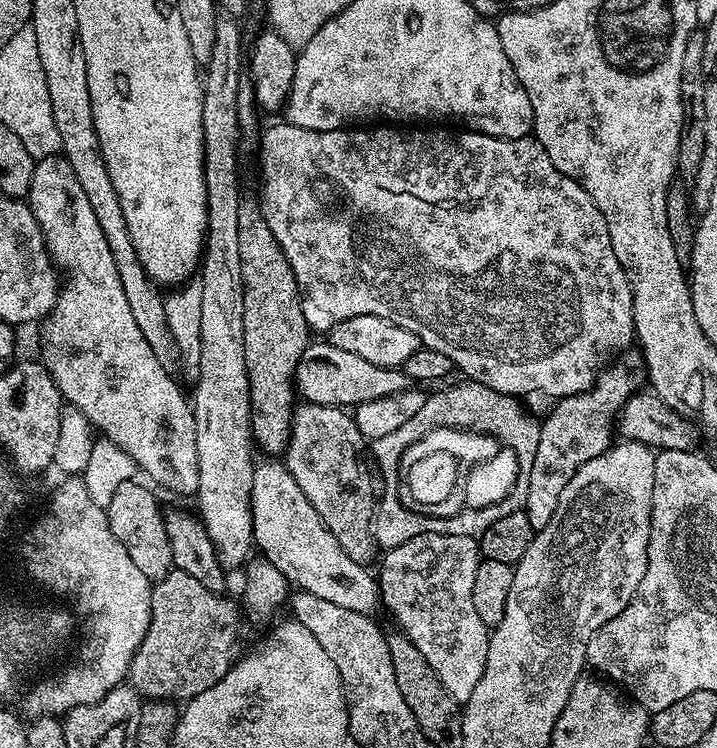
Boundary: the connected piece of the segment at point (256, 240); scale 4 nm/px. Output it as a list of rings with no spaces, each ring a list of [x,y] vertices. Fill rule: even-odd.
[[[241,199],[238,210],[238,251],[242,257],[244,283],[244,353],[248,393],[252,403],[252,438],[257,449],[276,458],[288,447],[292,413],[298,400],[294,387],[296,367],[310,343],[310,329],[302,314],[302,302],[294,270],[282,254],[259,203]]]

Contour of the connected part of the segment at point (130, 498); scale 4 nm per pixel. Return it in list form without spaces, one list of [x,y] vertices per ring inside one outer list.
[[[133,478],[118,486],[106,509],[108,525],[114,538],[126,546],[126,554],[130,554],[134,566],[138,566],[138,570],[142,570],[148,580],[155,582],[173,569],[170,540],[166,538],[164,515],[162,508],[156,505],[156,496],[151,492],[153,489],[147,483],[139,484],[138,481]]]

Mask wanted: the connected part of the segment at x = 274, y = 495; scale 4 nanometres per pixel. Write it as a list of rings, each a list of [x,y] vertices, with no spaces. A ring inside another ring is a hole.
[[[272,458],[265,461],[265,464],[257,463],[252,473],[252,538],[255,547],[261,548],[265,552],[261,553],[268,562],[288,579],[289,585],[295,586],[299,591],[326,598],[326,602],[334,602],[334,606],[343,606],[346,610],[376,614],[382,608],[377,577],[373,573],[371,576],[368,573],[371,571],[365,565],[354,562],[354,558],[350,558],[350,554],[346,554],[346,550],[338,546],[338,538],[334,538],[334,534],[326,530],[326,526],[318,518],[318,510],[310,506],[310,498],[302,494],[302,486],[298,486],[283,463]]]

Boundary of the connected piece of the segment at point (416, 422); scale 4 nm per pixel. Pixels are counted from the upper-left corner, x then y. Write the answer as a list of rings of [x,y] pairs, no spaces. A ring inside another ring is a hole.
[[[463,382],[464,384],[456,384],[453,388],[444,388],[441,392],[436,392],[433,396],[429,395],[427,399],[425,399],[424,405],[422,406],[422,410],[418,410],[418,414],[414,414],[414,418],[410,418],[410,422],[406,422],[403,426],[398,426],[398,429],[394,430],[393,433],[386,434],[385,437],[378,438],[374,441],[371,441],[370,448],[372,448],[372,456],[376,462],[376,466],[380,472],[380,476],[382,478],[382,482],[384,484],[384,494],[381,493],[377,503],[377,510],[373,517],[373,532],[375,534],[377,545],[384,550],[389,548],[393,548],[394,546],[400,546],[403,542],[408,542],[411,538],[416,537],[418,534],[426,534],[426,533],[436,533],[436,534],[457,534],[459,537],[476,537],[476,528],[489,528],[492,523],[495,522],[498,518],[506,518],[506,514],[514,514],[515,512],[521,511],[523,509],[524,503],[526,502],[526,494],[530,491],[530,468],[534,466],[534,456],[538,454],[538,438],[540,437],[540,426],[541,421],[539,419],[535,420],[532,416],[527,416],[526,413],[520,409],[521,401],[514,396],[507,396],[506,394],[502,394],[501,392],[495,392],[493,388],[487,388],[484,384],[478,384],[475,382]],[[433,428],[463,428],[465,430],[471,430],[474,432],[487,432],[489,436],[495,436],[497,440],[500,441],[501,445],[505,448],[512,448],[514,454],[517,456],[518,460],[518,470],[520,473],[517,476],[517,481],[514,482],[513,489],[510,490],[508,494],[506,494],[504,500],[499,501],[498,505],[500,506],[500,512],[496,512],[496,508],[492,507],[492,512],[483,512],[482,509],[472,509],[470,507],[465,507],[464,511],[460,513],[458,516],[426,516],[426,515],[418,515],[416,512],[412,512],[407,508],[402,508],[401,500],[397,496],[397,471],[400,469],[400,462],[402,458],[402,454],[406,452],[410,445],[413,445],[414,442],[420,441],[422,437],[426,435],[426,433],[432,431]]]

